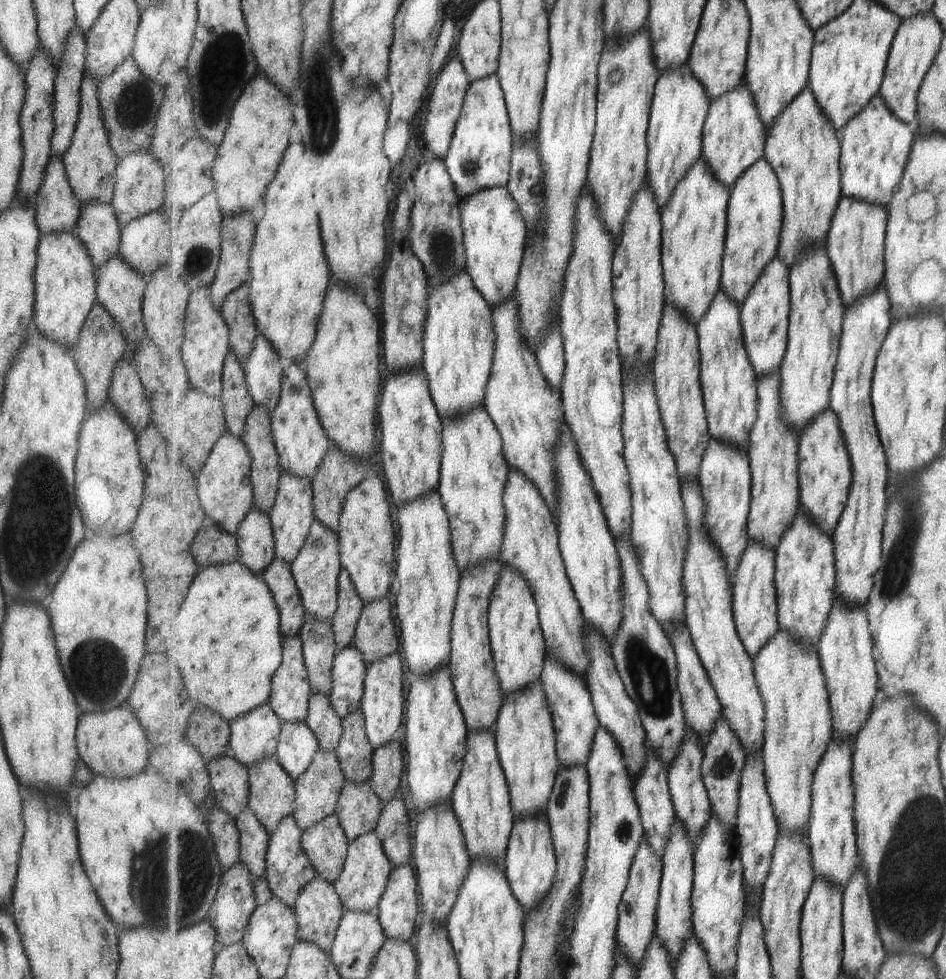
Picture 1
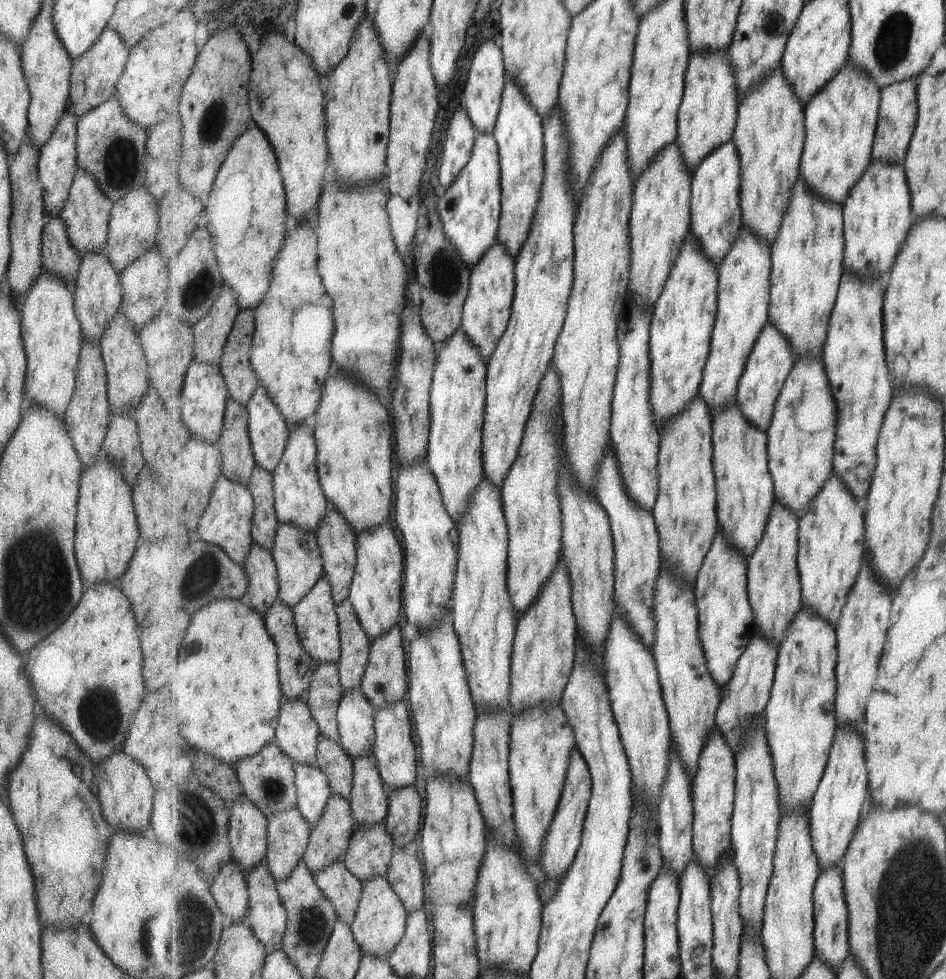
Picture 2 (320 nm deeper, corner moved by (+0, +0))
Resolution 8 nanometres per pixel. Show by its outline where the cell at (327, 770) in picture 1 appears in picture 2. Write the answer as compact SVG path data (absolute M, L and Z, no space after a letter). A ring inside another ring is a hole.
M331 795L326 812L313 828L307 847L305 864L316 875L348 853L356 822L350 801L340 795Z

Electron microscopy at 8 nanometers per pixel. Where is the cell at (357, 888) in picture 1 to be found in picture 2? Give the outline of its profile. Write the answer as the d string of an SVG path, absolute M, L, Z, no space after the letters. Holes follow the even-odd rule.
M375 877L363 884L362 900L359 901L358 914L351 928L355 940L362 946L363 954L387 960L406 934L409 914L386 877Z

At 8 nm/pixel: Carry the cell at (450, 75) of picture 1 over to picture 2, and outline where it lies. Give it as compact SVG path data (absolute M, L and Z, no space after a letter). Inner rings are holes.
M463 105L448 122L441 156L439 181L445 191L458 180L474 153L477 130Z

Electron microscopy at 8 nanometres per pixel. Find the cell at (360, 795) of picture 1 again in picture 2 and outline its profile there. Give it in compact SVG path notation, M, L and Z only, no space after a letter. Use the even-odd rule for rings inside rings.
M373 825L372 827L355 828L348 853L344 858L347 868L363 883L375 877L386 877L389 874L390 864L396 848L394 839L387 832L386 826Z

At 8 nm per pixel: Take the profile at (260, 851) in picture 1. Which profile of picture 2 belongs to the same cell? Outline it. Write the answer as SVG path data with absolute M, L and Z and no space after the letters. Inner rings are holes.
M263 863L247 876L247 882L250 908L245 922L263 943L267 955L283 949L288 914L268 864Z

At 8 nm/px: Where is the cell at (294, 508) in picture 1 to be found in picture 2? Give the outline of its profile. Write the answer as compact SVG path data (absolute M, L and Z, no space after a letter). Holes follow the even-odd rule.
M281 522L274 542L275 564L278 566L278 579L280 582L279 602L293 610L318 585L325 576L325 566L322 559L317 534L308 533L295 525Z

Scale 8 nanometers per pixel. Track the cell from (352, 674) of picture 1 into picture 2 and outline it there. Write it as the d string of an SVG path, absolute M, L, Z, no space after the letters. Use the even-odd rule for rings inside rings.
M363 691L344 692L338 723L341 745L352 759L374 756L376 708Z

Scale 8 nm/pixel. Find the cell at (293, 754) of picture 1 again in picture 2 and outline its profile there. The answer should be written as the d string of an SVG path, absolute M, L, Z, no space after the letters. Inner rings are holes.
M294 763L296 786L298 788L298 806L303 818L311 830L324 817L332 790L328 776L317 765Z

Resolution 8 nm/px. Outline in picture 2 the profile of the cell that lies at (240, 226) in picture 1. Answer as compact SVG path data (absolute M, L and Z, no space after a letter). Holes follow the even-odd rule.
M224 285L211 312L192 328L195 335L194 358L197 361L221 365L239 311L234 290Z

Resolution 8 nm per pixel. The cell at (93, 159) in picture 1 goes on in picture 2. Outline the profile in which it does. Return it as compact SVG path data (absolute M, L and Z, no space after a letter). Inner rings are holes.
M77 167L65 206L60 210L58 217L64 222L68 240L79 256L103 252L107 244L108 216L111 207L112 202L103 196L92 175Z

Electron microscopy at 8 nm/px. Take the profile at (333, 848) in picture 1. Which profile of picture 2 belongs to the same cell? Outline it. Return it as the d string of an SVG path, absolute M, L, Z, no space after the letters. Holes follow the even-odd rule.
M344 860L337 861L315 875L319 888L335 907L338 918L353 926L362 900L363 882L347 868Z

